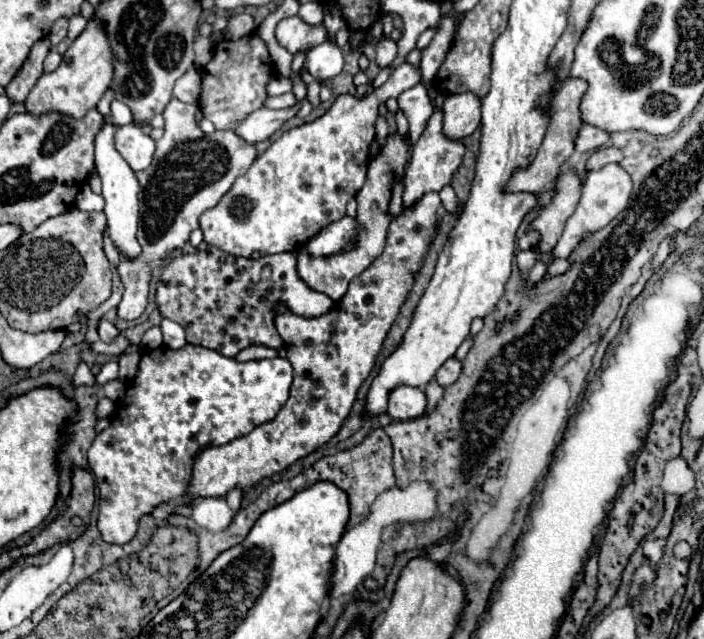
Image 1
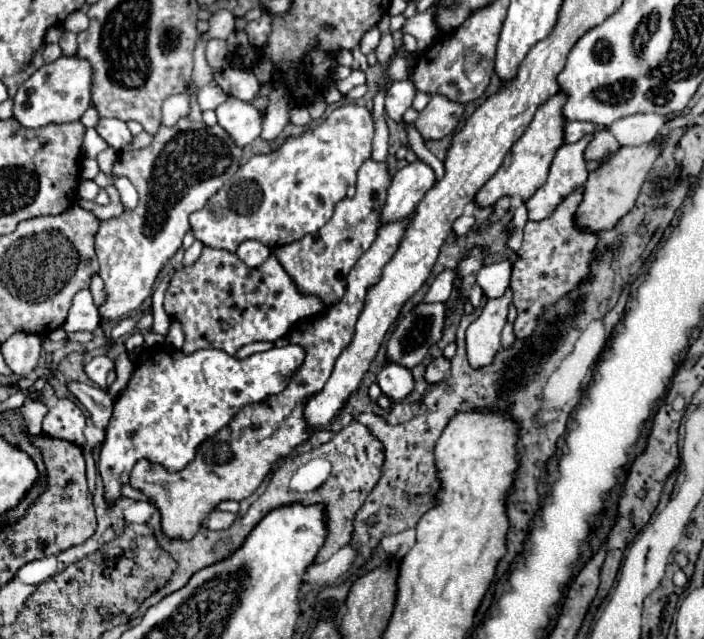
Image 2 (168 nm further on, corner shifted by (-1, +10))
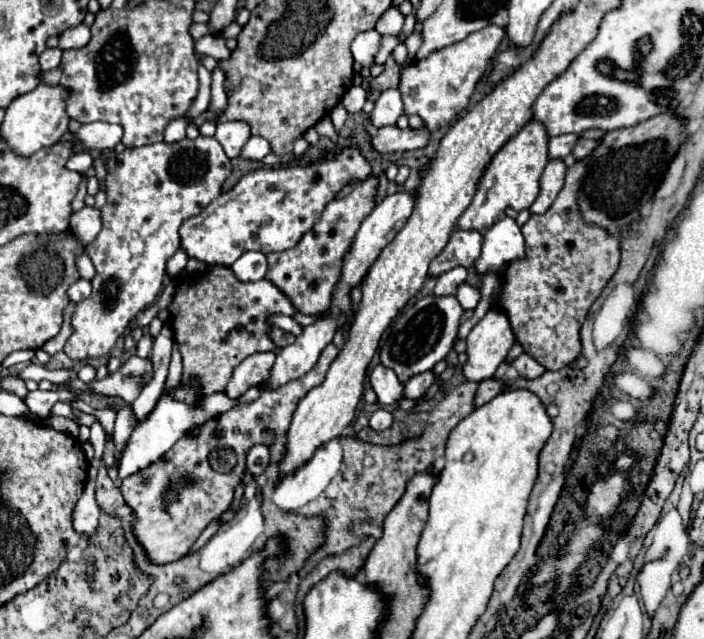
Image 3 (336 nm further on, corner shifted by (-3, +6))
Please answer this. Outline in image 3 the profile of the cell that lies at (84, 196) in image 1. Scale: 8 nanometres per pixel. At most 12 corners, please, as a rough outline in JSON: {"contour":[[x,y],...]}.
{"contour":[[93,206],[73,212],[69,230],[89,246],[101,230],[101,212]]}

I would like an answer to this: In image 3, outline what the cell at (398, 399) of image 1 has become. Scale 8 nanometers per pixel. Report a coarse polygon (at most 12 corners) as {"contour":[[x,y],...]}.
{"contour":[[377,364],[369,384],[379,404],[403,398],[403,384],[395,372]]}

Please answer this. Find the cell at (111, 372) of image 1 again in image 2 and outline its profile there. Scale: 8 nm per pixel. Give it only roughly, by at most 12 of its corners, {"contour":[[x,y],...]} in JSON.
{"contour":[[109,356],[91,358],[85,364],[85,374],[107,386],[105,378],[113,370]]}

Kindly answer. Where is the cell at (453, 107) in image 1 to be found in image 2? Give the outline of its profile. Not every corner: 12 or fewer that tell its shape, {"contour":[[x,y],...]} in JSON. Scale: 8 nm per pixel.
{"contour":[[435,94],[415,126],[425,140],[457,128],[465,104]]}

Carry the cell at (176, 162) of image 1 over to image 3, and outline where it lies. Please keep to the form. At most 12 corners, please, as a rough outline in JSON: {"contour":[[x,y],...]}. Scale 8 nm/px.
{"contour":[[215,138],[105,158],[71,360],[107,356],[159,296],[181,224],[219,196]]}

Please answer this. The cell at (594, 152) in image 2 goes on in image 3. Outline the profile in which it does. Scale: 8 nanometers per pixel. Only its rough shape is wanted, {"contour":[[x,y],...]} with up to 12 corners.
{"contour":[[579,136],[573,158],[583,160],[597,146],[595,140]]}

